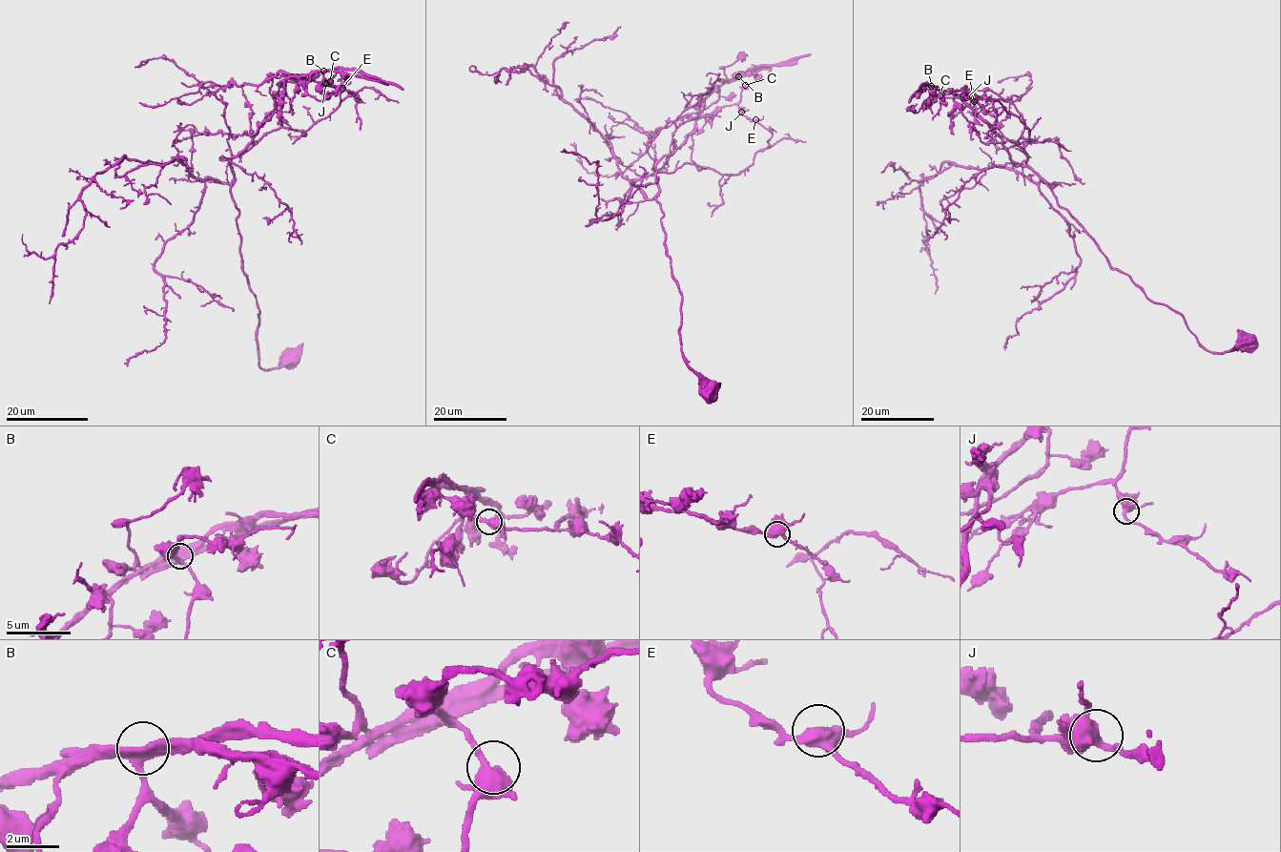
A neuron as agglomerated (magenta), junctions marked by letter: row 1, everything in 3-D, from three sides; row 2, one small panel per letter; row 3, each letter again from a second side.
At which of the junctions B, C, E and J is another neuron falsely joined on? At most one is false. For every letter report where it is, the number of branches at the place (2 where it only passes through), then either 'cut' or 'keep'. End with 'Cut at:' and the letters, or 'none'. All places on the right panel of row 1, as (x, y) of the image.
B: place (931, 86); branches 3; cut
C: place (940, 95); branches 3; keep
E: place (974, 101); branches 3; keep
J: place (966, 97); branches 3; keep
Cut at: B

